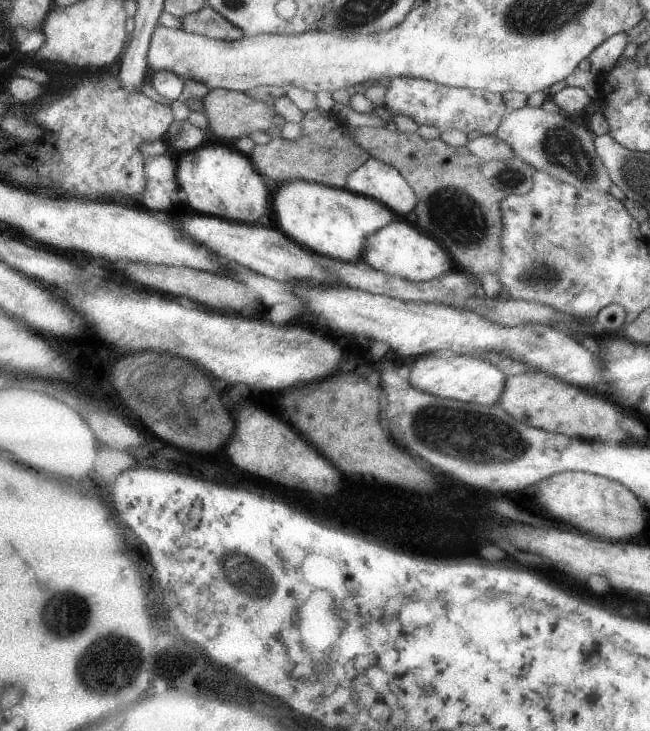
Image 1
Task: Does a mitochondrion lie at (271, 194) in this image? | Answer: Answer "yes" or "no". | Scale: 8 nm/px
no

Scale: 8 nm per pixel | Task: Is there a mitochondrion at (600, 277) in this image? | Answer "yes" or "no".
no

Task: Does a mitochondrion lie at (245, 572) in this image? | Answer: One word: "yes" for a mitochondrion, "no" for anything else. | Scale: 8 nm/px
yes

